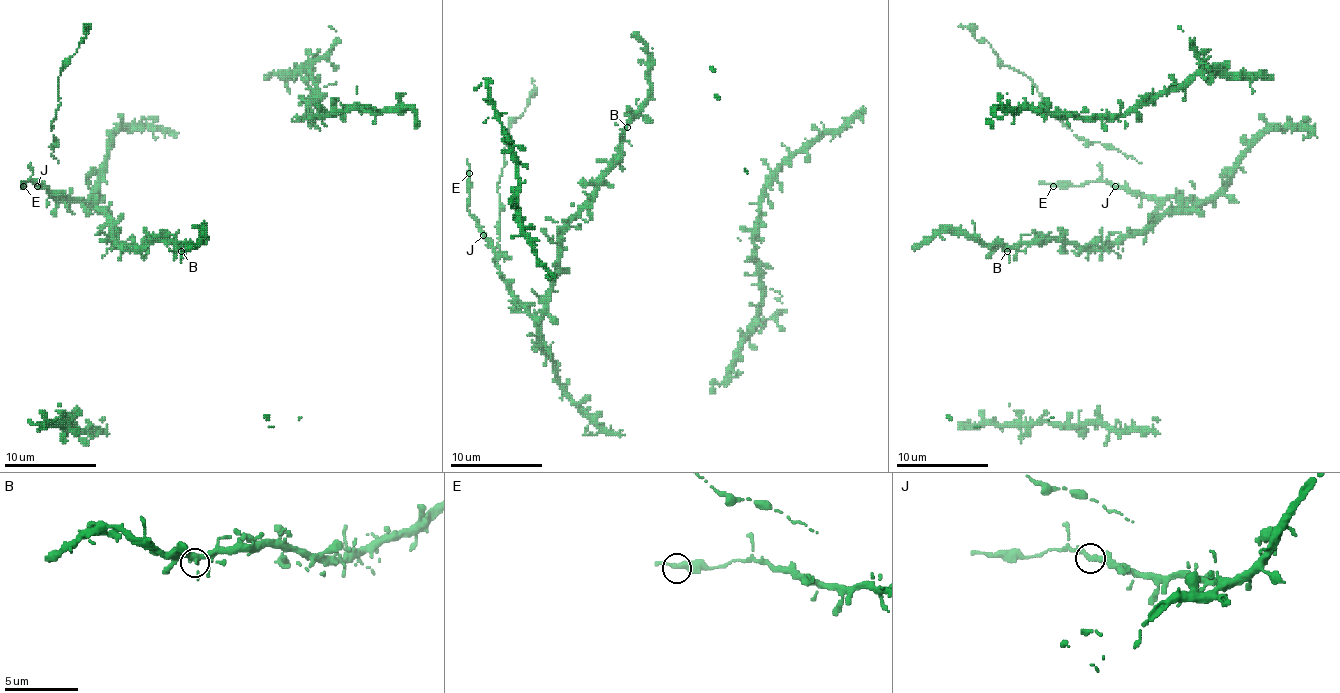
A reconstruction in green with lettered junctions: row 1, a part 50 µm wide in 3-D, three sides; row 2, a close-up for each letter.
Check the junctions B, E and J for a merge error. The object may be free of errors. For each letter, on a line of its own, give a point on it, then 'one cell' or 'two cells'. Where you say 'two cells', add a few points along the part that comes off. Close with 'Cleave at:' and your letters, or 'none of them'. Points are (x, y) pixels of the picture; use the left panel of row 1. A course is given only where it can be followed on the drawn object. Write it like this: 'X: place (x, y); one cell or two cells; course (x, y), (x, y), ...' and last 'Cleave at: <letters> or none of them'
B: place (181, 251); one cell
E: place (23, 186); one cell
J: place (37, 186); one cell
Cleave at: none of them

